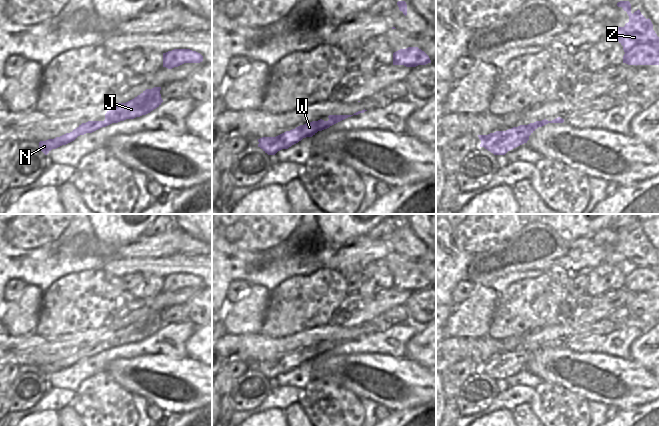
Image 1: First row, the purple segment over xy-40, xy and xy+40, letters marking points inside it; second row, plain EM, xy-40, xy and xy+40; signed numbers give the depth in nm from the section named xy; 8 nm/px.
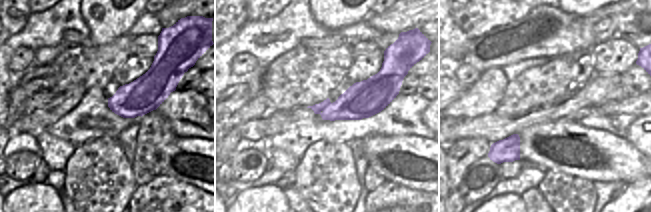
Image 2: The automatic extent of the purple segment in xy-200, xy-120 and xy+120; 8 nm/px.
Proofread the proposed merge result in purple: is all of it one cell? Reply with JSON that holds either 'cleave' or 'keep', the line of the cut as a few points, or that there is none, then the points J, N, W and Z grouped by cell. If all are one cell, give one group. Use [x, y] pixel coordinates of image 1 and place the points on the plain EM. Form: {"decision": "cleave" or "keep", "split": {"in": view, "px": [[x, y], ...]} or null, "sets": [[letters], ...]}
{"decision": "keep", "split": null, "sets": [["J", "N", "W", "Z"]]}

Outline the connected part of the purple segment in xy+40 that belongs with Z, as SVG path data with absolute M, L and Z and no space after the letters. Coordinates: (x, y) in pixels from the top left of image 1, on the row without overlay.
M620 225L618 231L622 231L629 240L629 246L624 251L614 251L606 261L614 261L622 270L625 276L623 287L628 289L660 289L660 262L653 254L651 244L646 243L638 233L631 237L631 228L629 225Z

